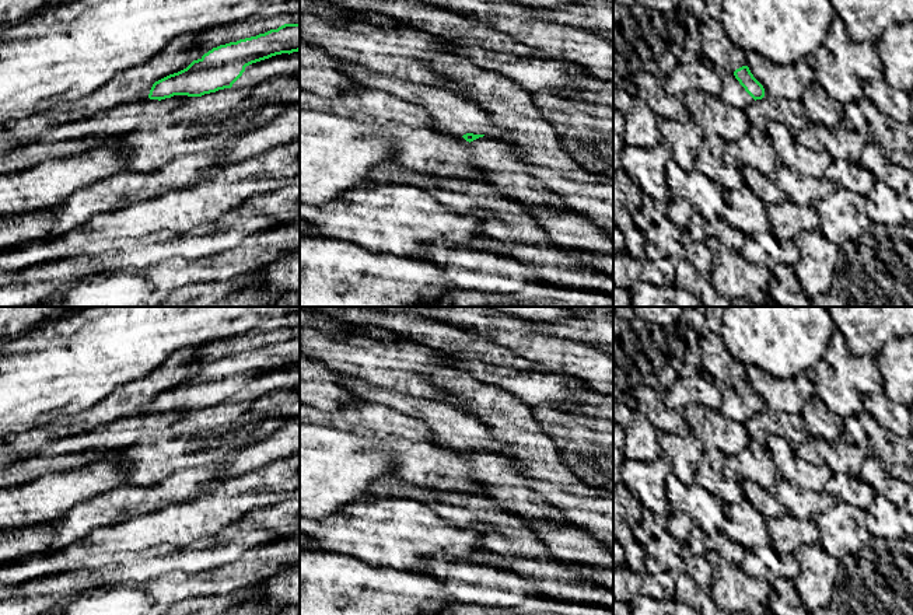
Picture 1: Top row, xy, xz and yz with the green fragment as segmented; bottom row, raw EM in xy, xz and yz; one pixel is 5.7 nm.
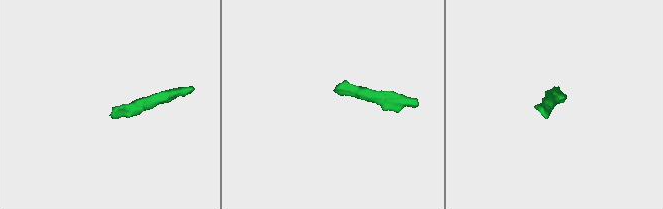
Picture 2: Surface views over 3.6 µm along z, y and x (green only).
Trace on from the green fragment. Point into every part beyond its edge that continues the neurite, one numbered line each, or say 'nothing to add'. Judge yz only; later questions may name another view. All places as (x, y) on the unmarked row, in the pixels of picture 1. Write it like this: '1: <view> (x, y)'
1: yz (731, 405)

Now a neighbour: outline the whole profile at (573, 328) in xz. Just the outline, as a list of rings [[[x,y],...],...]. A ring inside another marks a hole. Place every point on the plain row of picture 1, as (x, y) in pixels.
[[[564,307],[576,317],[559,321],[531,321],[538,333],[584,342],[613,356],[613,307]]]

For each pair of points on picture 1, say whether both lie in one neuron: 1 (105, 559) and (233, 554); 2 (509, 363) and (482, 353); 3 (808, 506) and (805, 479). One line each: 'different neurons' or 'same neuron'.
1: same neuron
2: same neuron
3: different neurons

